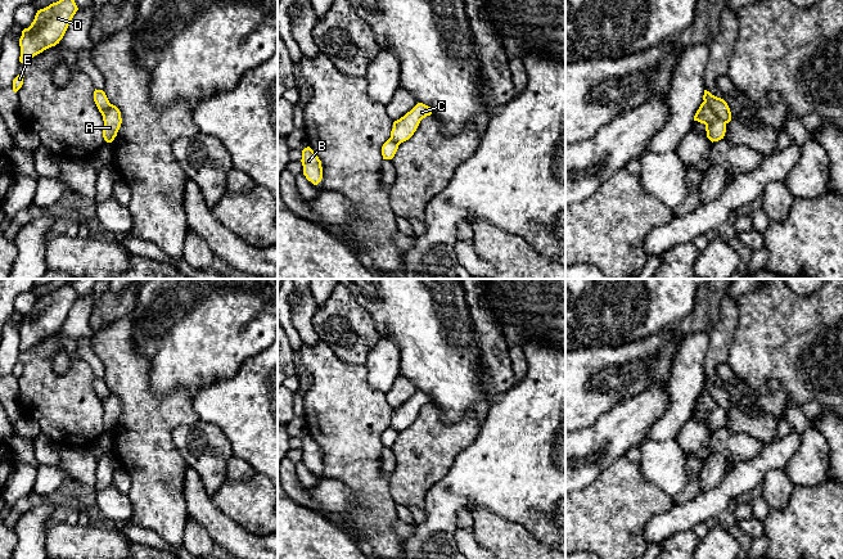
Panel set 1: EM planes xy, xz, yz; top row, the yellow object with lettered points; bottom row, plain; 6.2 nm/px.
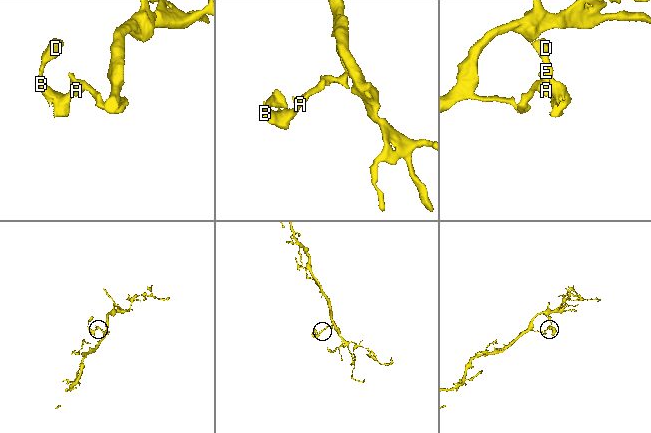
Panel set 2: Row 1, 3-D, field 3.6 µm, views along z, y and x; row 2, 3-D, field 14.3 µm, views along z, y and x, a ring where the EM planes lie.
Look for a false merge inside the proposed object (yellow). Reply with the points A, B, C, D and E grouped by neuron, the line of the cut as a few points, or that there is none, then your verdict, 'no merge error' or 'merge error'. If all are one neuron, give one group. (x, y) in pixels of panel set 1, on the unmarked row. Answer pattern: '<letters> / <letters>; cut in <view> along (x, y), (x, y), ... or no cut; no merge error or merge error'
A C / B D E; cut in yz along (704, 388), (725, 411); merge error

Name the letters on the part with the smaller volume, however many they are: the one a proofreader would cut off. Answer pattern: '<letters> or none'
B, D, E

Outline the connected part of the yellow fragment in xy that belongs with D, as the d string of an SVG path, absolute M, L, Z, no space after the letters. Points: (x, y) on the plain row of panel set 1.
M66 284L37 298L31 314L22 319L19 350L26 351L35 343L59 332L77 298L72 284Z

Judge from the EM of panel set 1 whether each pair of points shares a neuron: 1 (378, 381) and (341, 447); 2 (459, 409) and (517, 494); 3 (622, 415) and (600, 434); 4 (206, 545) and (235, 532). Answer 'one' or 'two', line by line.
1: two
2: two
3: one
4: two

